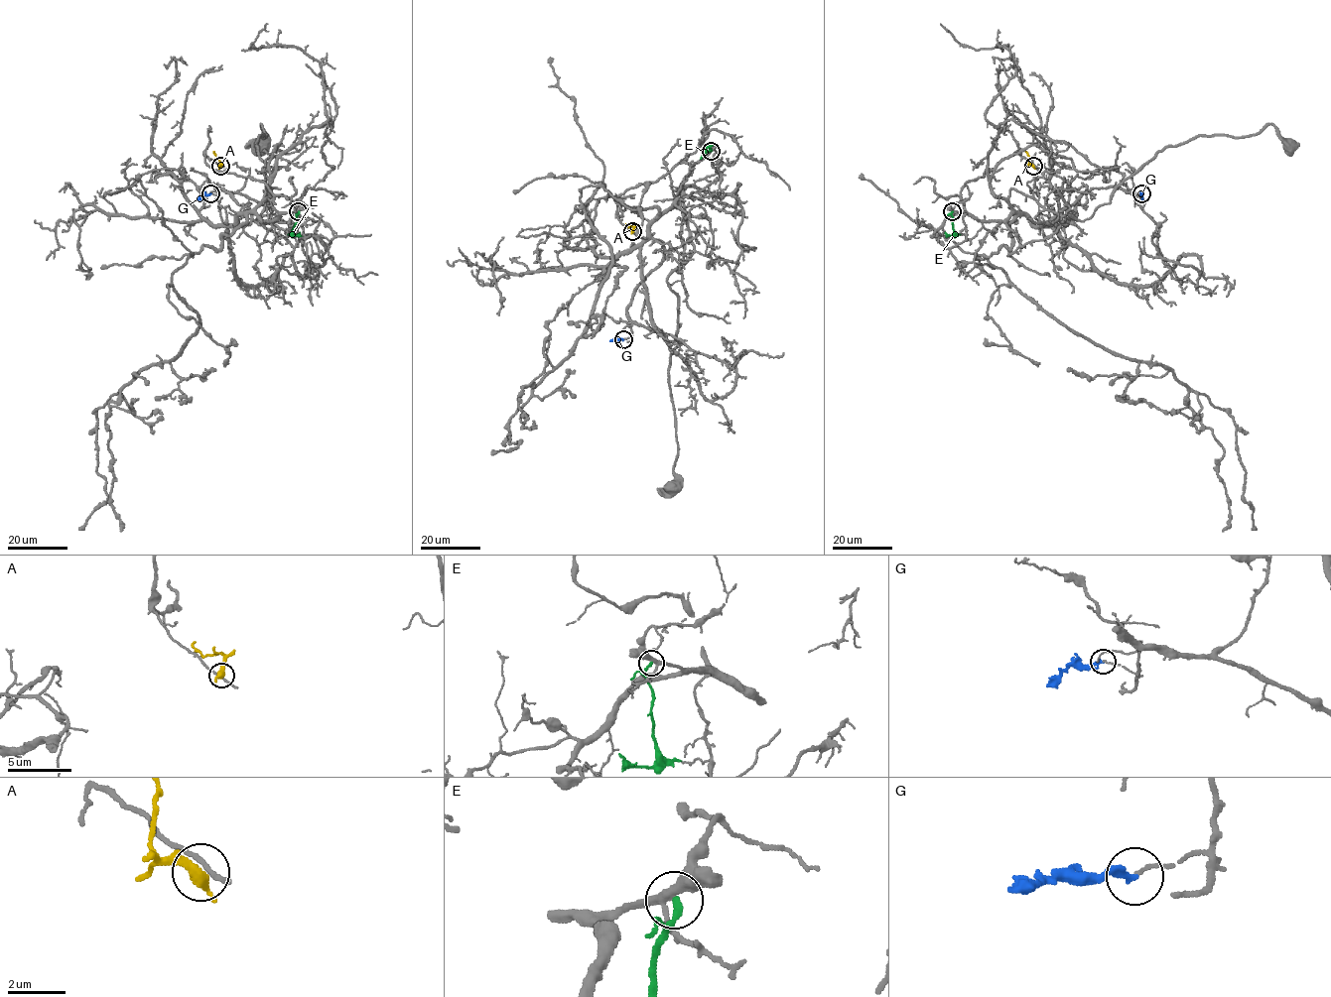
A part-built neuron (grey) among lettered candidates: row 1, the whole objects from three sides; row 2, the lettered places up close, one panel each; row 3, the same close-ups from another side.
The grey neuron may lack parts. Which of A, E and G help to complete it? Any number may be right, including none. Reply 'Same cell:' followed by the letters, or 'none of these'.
Same cell: none of these

